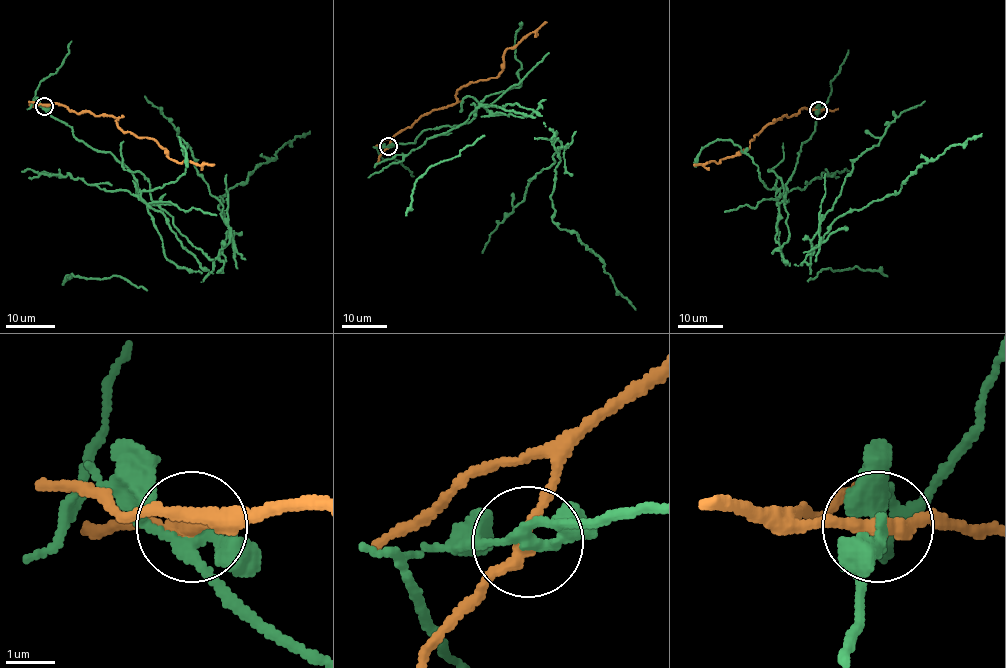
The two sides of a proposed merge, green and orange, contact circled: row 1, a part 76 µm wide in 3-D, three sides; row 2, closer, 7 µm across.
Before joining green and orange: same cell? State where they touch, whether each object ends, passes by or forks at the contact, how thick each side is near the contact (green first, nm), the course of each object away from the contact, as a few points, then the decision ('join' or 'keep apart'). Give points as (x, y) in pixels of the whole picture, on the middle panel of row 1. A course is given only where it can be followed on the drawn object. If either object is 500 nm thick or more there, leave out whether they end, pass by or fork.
at (388, 146); green passes by; orange passes by; 280 nm thick on the green side, 280 nm on the other; green runs (388, 147), (468, 123), (478, 104), (534, 110), (557, 140), (552, 221), (592, 250), (635, 309); orange runs (388, 147), (390, 141), (421, 116), (453, 105), (460, 88), (498, 75), (508, 48), (546, 22); keep apart

